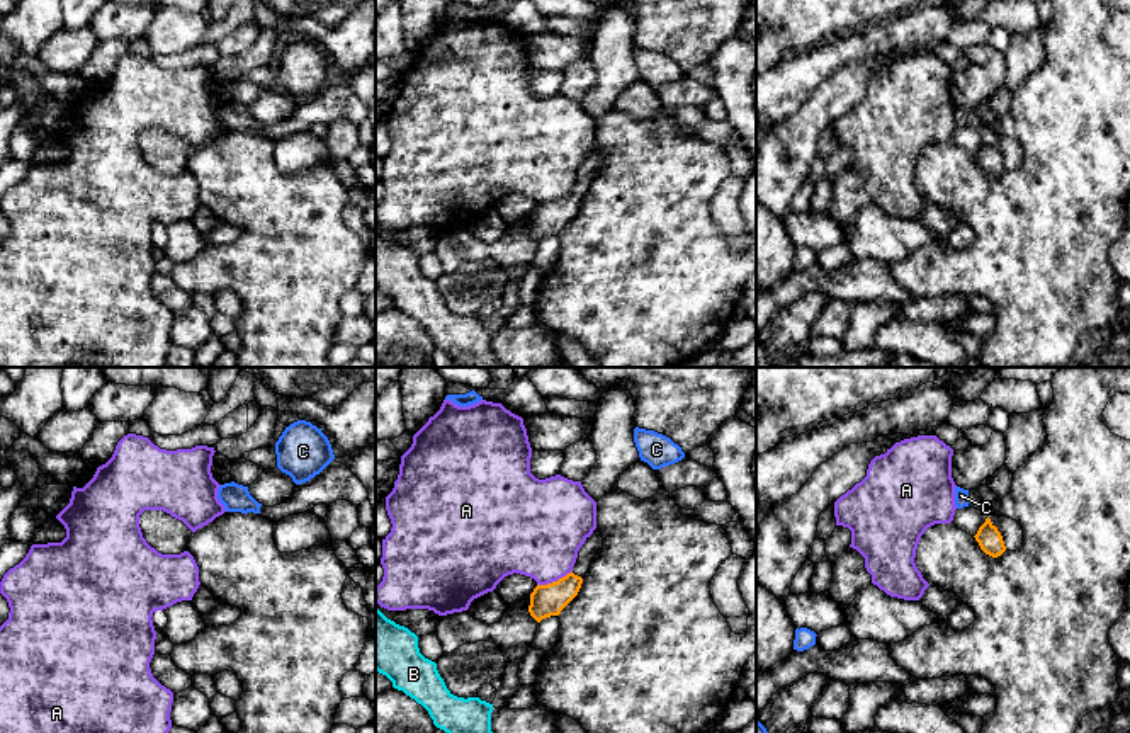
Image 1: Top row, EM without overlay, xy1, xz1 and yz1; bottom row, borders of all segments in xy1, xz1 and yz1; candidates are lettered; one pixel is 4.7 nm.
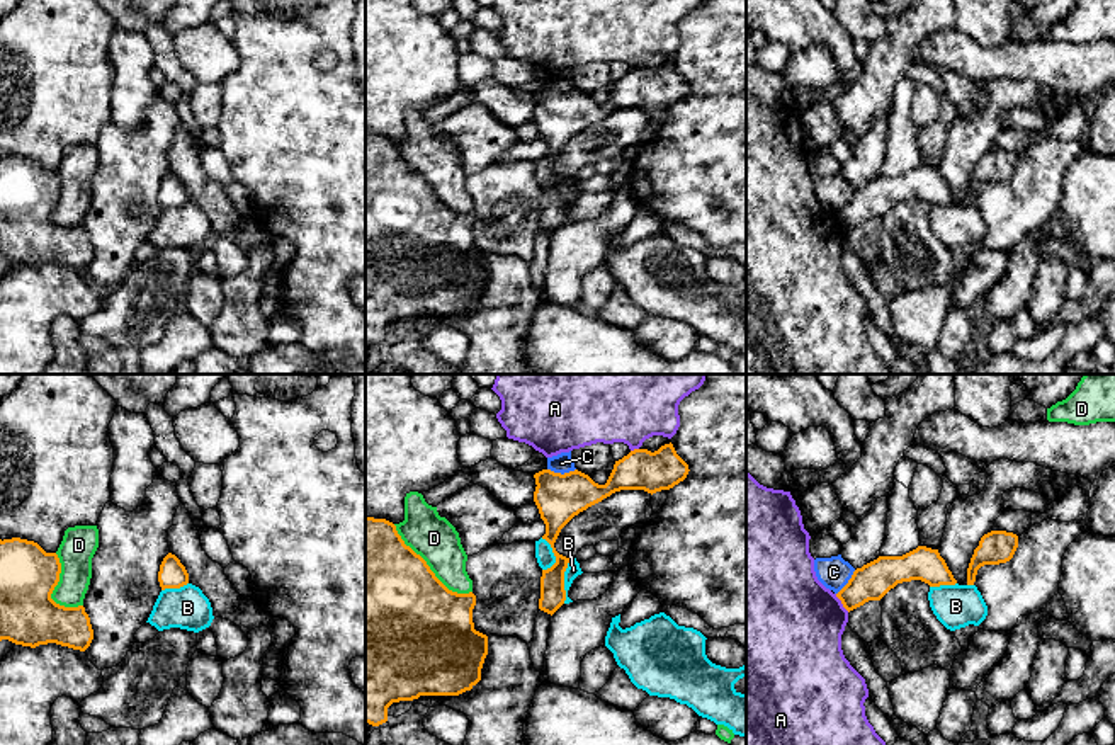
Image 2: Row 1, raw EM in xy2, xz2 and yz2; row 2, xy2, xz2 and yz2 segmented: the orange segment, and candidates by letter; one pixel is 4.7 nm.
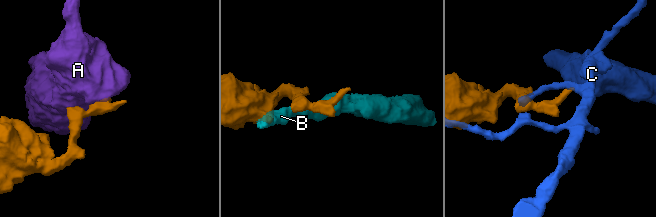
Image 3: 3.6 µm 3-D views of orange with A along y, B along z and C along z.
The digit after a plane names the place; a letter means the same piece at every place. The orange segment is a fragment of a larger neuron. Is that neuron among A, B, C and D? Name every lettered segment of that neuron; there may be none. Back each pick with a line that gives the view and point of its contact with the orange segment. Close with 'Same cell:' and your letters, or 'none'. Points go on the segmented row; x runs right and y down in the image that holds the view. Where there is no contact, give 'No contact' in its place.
Same cell: none

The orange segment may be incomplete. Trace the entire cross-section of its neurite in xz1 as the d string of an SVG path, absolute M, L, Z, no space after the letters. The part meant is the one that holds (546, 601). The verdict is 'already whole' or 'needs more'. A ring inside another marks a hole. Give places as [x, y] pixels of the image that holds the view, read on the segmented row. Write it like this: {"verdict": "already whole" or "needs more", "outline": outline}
{"verdict": "needs more", "outline": "M596 527L578 551L573 571L557 582L537 585L530 594L530 616L540 622L545 617L559 616L561 611L578 595L593 558L603 548L603 536Z"}

